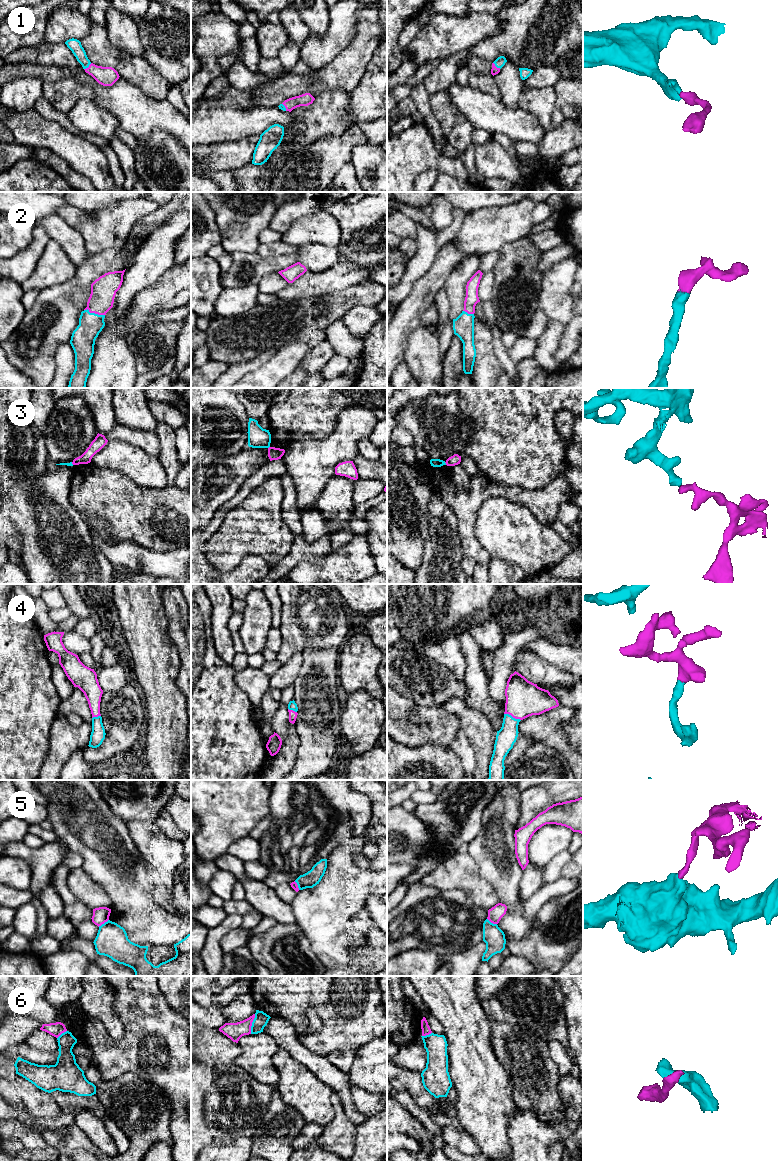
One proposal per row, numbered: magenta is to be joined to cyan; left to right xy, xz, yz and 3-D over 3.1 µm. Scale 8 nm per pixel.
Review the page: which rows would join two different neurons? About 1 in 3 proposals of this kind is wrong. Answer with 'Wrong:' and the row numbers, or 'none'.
Wrong: 3, 5, 6

